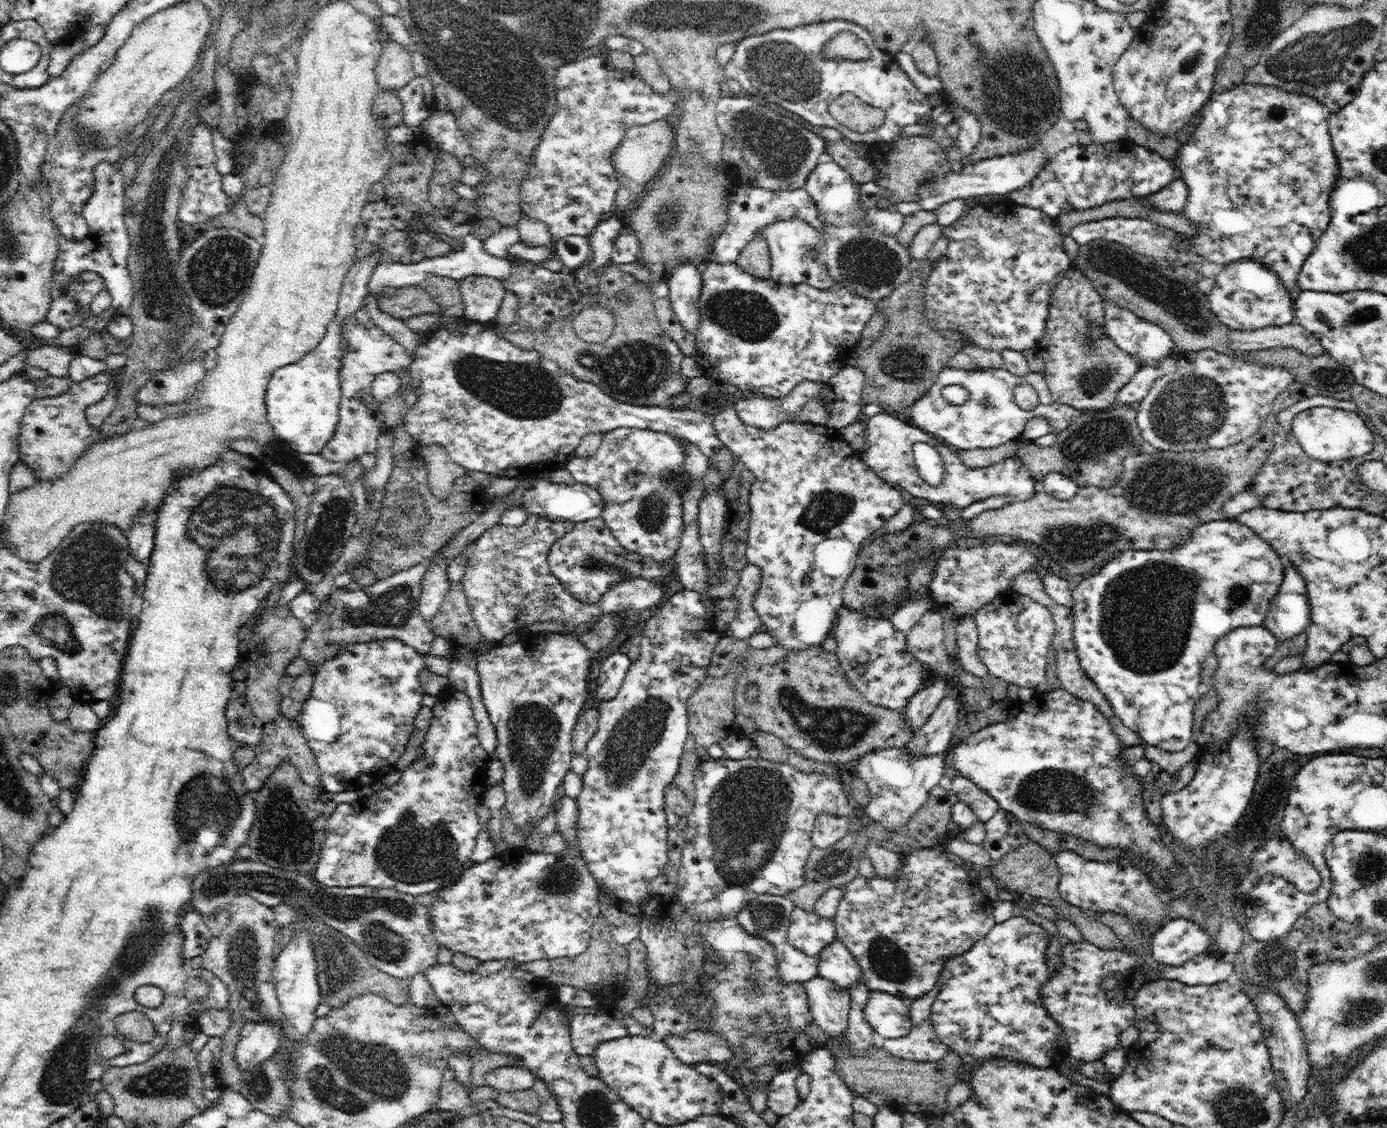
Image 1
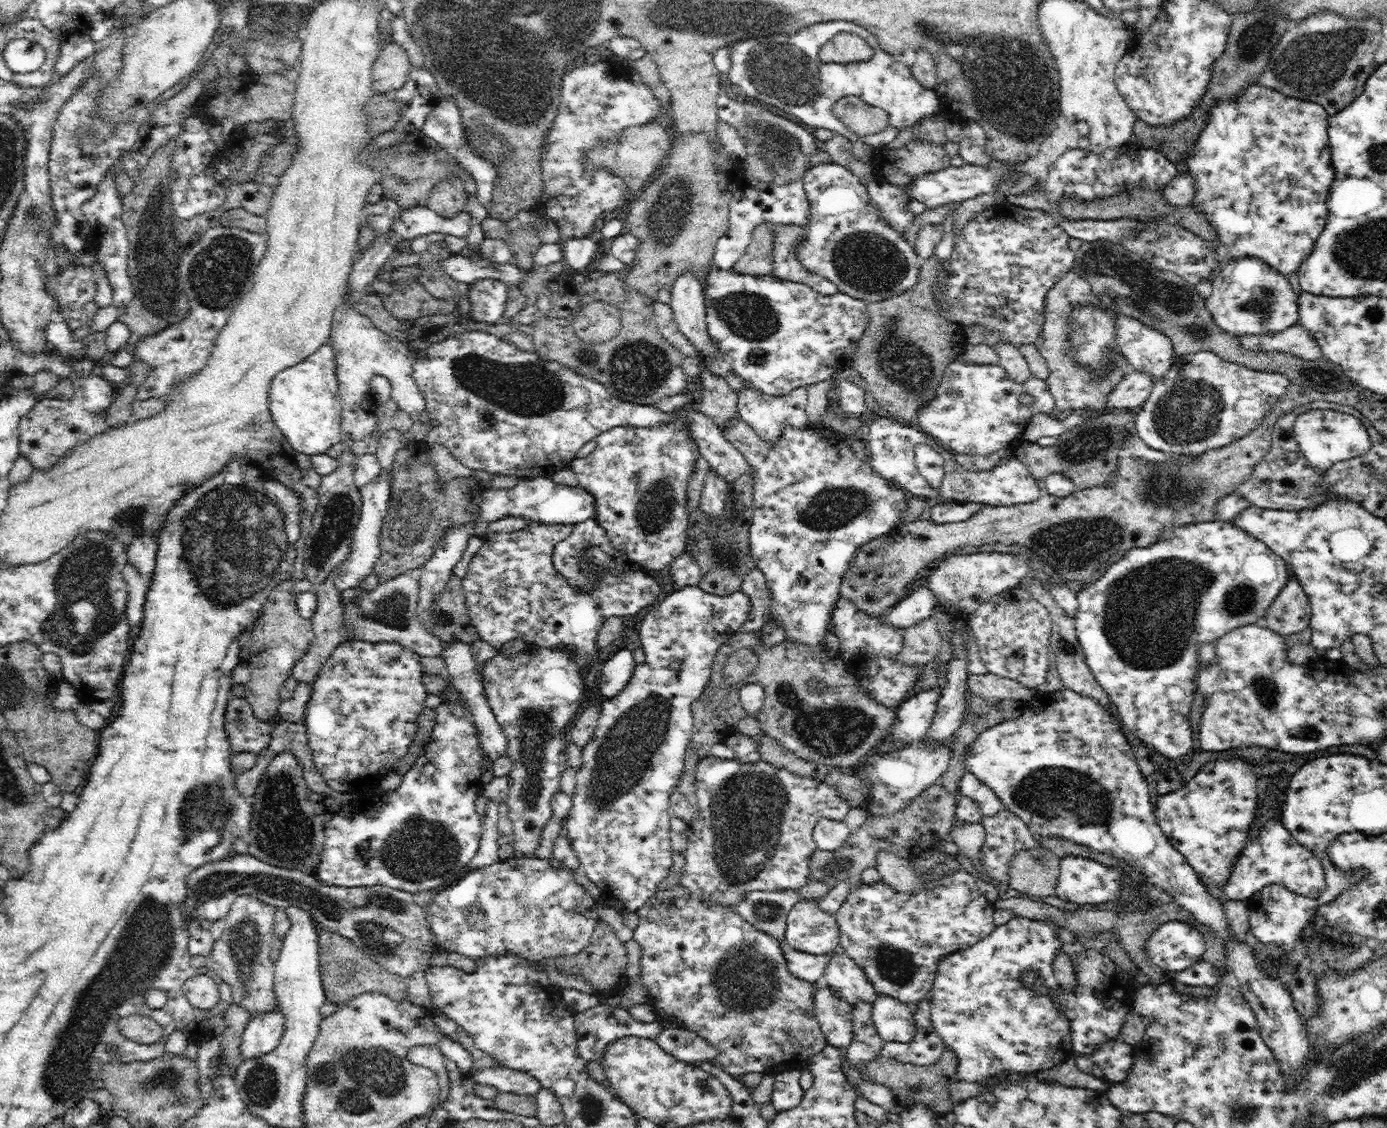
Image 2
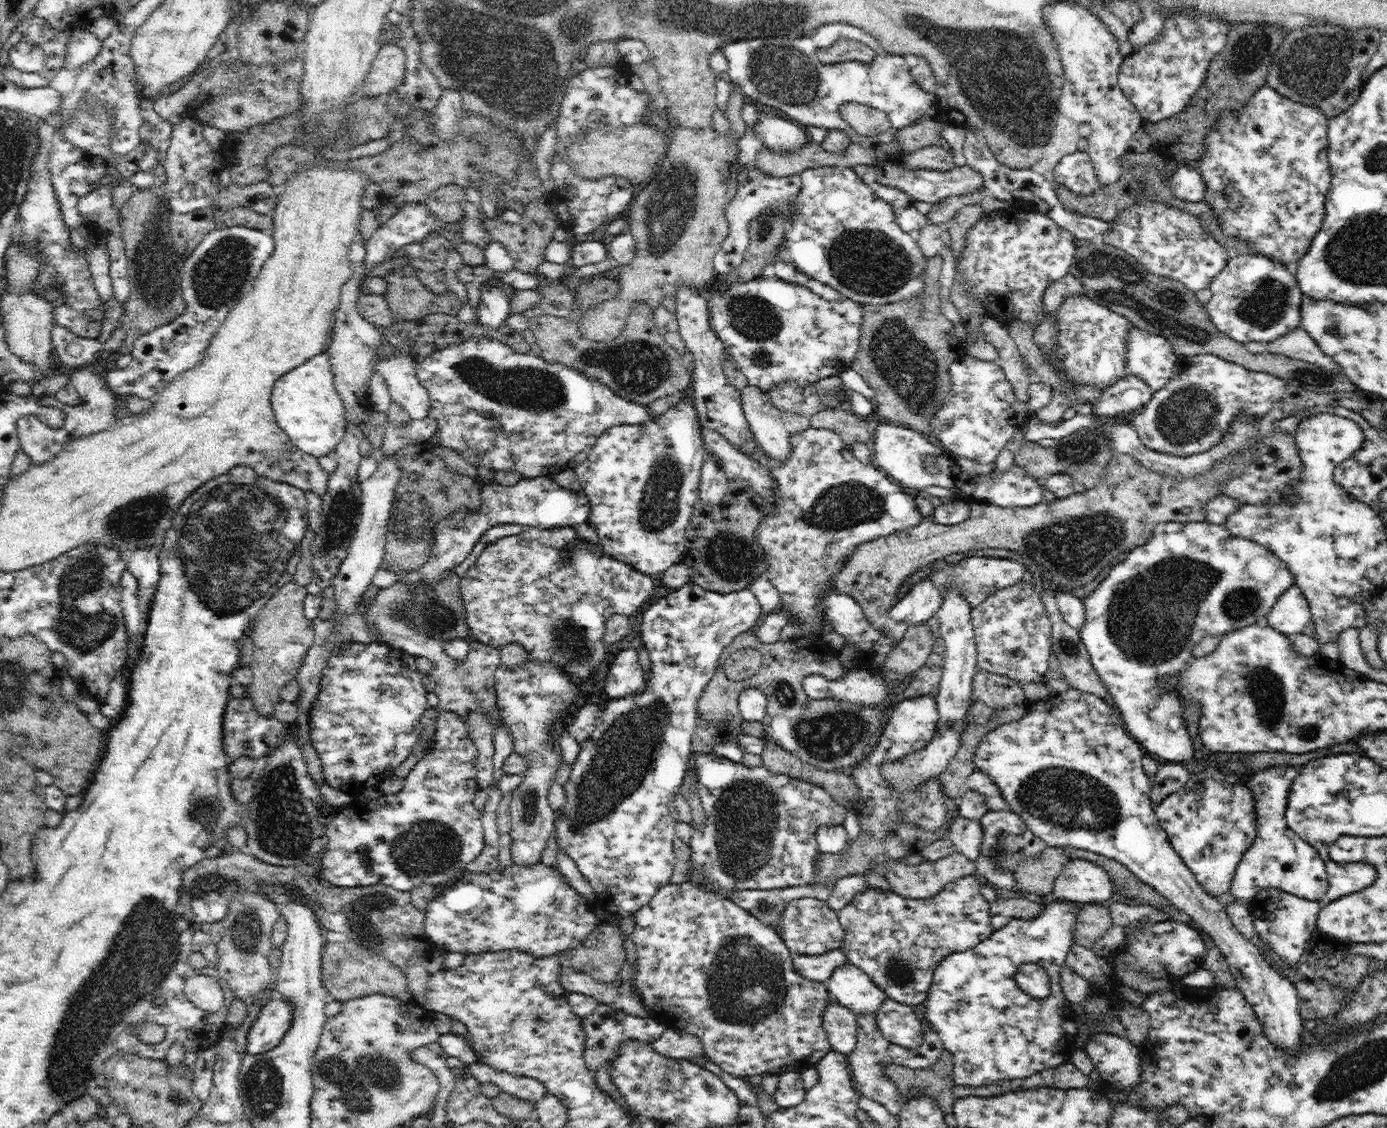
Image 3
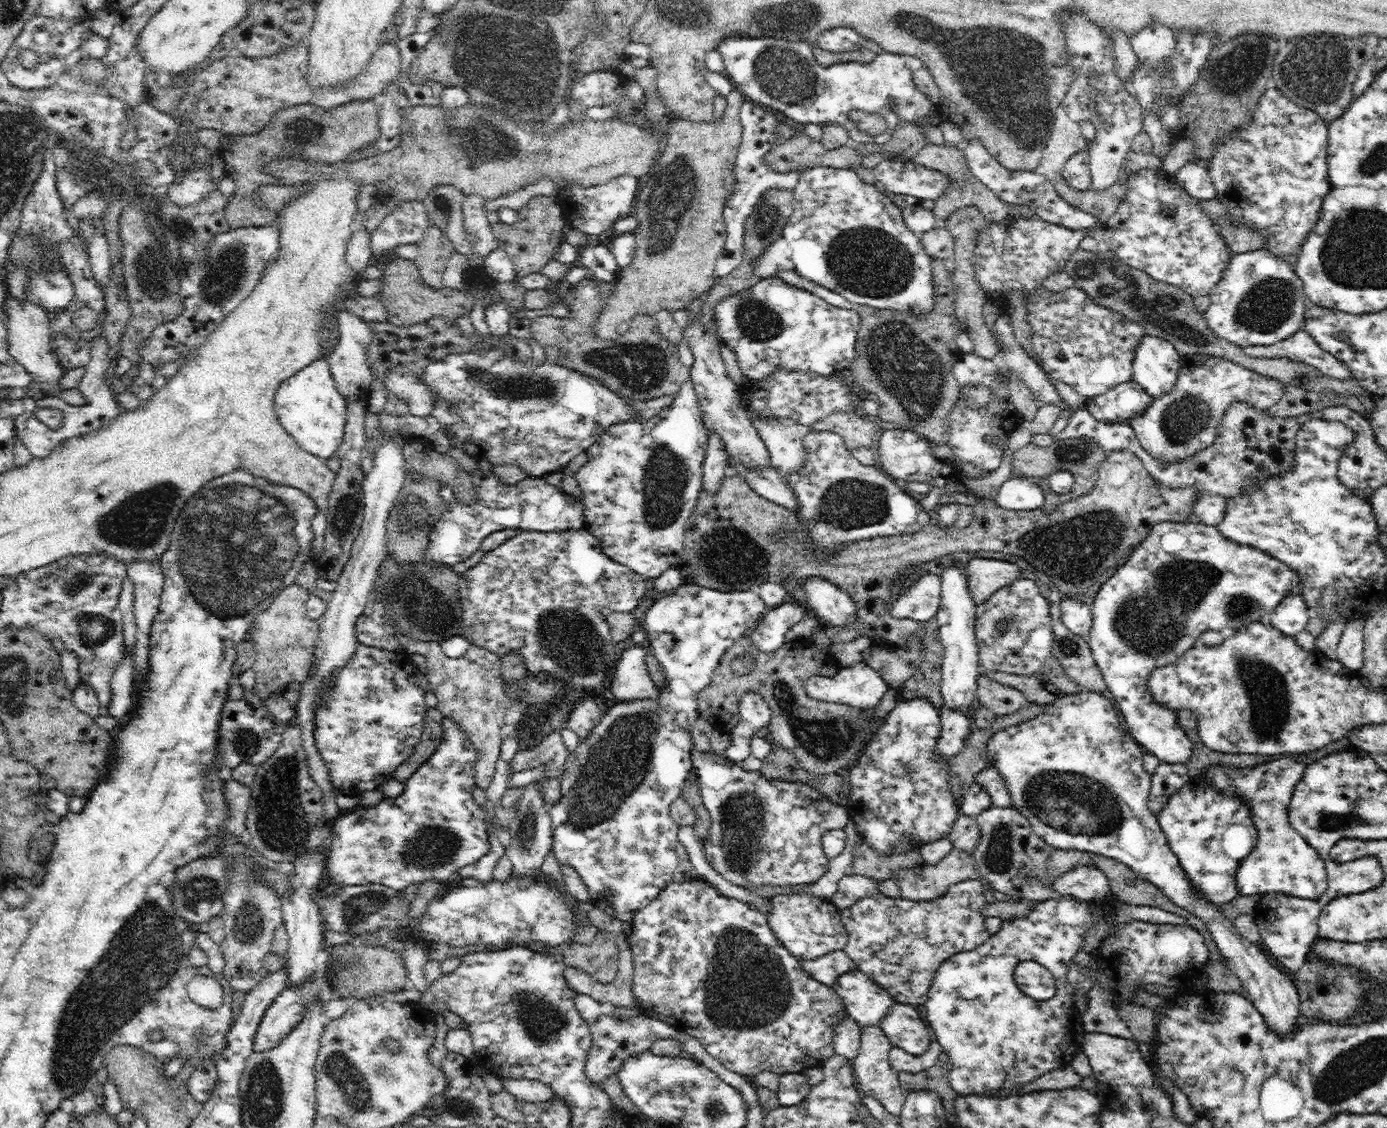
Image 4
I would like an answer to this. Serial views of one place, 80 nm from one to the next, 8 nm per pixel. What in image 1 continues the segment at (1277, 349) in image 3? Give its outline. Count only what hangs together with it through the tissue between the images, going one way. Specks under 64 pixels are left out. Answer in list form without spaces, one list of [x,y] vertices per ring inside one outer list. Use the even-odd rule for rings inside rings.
[[[1296,322],[1258,330],[1228,330],[1228,347],[1234,351],[1257,351],[1280,346],[1295,348],[1308,356],[1325,353],[1318,337]]]

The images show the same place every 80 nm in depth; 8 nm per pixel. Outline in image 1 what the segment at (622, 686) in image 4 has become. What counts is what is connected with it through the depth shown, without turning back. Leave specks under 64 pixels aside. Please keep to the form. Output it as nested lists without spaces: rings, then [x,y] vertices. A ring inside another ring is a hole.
[[[616,652],[601,661],[596,687],[600,700],[612,700],[620,692],[630,662],[628,655],[622,652]]]

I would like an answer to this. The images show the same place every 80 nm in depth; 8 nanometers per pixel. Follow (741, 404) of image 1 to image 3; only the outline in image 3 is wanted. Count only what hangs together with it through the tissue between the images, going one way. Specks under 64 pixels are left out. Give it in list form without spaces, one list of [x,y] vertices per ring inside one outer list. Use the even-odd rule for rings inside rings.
[[[747,385],[740,390],[742,399],[742,411],[748,421],[749,428],[753,433],[756,443],[760,445],[762,451],[768,457],[782,461],[788,461],[791,458],[792,444],[791,437],[797,433],[802,433],[810,427],[809,418],[793,412],[793,410],[778,410],[768,398],[768,395],[760,387]]]

